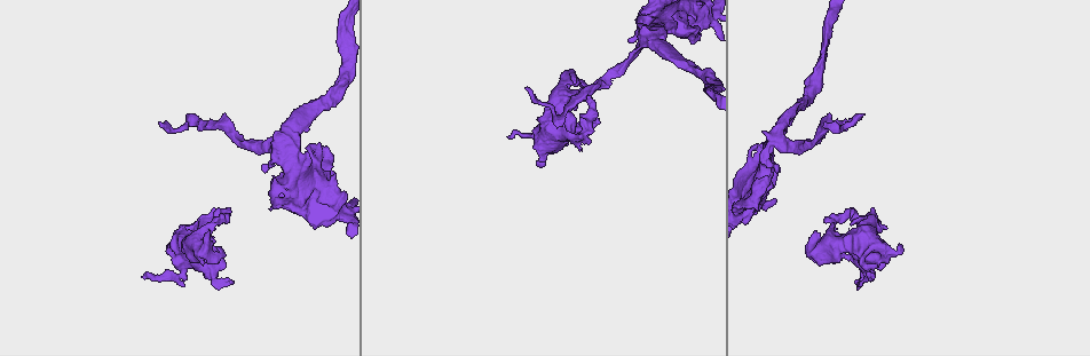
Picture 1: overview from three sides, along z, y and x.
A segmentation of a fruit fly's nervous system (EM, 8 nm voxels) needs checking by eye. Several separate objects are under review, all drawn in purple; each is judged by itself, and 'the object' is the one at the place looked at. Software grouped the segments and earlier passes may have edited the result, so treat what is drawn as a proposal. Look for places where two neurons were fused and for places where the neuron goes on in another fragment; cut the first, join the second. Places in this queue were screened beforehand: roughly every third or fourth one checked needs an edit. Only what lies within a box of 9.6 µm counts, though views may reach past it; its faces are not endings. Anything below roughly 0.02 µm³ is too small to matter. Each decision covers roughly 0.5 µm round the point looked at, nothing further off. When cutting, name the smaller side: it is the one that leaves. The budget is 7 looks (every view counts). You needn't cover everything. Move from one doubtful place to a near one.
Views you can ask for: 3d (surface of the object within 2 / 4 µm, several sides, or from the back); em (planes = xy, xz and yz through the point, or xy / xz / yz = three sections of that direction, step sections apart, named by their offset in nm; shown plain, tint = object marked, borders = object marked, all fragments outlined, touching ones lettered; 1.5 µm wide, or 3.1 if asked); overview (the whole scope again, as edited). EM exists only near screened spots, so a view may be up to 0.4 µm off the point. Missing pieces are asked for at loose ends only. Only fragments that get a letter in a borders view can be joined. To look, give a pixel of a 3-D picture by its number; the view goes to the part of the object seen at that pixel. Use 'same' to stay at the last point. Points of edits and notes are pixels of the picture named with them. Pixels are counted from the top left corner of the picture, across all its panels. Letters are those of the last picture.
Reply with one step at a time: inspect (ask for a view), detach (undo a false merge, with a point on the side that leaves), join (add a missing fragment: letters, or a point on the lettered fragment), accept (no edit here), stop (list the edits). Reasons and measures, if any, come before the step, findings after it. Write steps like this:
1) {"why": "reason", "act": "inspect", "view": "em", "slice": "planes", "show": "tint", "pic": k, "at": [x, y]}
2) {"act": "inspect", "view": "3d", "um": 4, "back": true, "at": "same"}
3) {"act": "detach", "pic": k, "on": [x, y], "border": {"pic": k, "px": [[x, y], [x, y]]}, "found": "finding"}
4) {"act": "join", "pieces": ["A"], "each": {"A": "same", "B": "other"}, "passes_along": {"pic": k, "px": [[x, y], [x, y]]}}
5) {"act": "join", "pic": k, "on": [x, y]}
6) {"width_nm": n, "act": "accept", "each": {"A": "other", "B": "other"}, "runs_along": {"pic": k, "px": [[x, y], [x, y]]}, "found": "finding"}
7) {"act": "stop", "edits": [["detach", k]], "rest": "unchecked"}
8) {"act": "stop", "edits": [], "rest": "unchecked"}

{"why": "thin end", "act": "inspect", "view": "em", "slice": "xy", "step": 8, "show": "tint", "pic": 1, "at": [874, 277]}

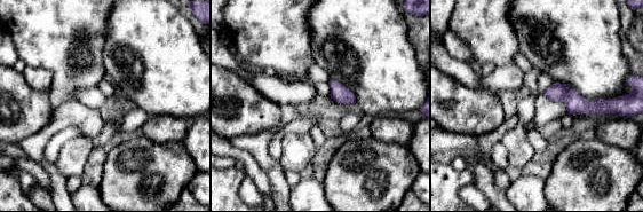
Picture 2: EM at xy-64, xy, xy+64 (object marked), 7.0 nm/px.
{"why": "another direction", "act": "inspect", "view": "em", "slice": "planes", "show": "borders", "at": "same"}

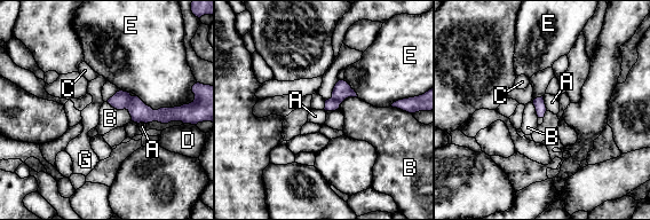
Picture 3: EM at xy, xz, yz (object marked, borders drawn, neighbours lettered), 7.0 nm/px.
{"longest_contact_nm": ["E", 340], "act": "accept", "each": {"A": "other", "B": "other", "C": "other", "D": "other", "E": "other", "G": "other"}, "runs_along": {"pic": 3, "px": [[111, 101], [172, 114]]}, "found": "none of them fits"}

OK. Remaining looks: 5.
{"why": "an open end", "act": "inspect", "view": "em", "slice": "xz", "step": 8, "show": "borders", "pic": 1, "at": [158, 122]}

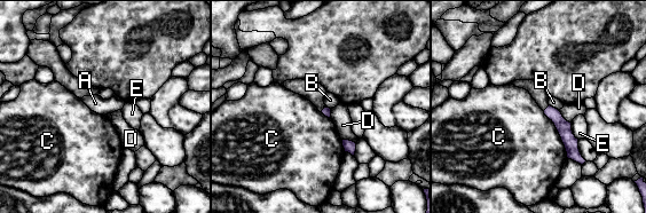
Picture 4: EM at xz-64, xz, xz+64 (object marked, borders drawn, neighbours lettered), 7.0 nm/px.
{"act": "inspect", "view": "em", "slice": "planes", "show": "borders", "at": "same"}

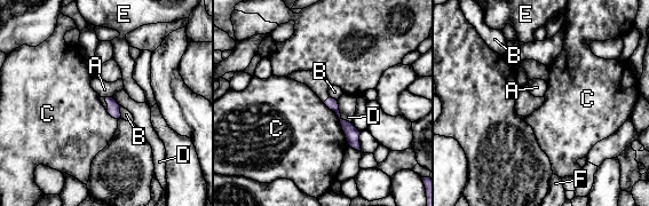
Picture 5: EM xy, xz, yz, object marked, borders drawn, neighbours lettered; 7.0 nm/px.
{"act": "accept", "each": {"A": "other", "B": "other", "C": "other", "D": "other", "E": "other", "F": "other"}, "border": {"pic": 5, "px": [[323, 103], [335, 113], [349, 145]]}, "found": "no lettered fragment goes on from it"}

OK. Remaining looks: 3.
{"why": "three arms meet", "act": "inspect", "view": "3d", "um": 2, "pic": 1, "at": [771, 140]}

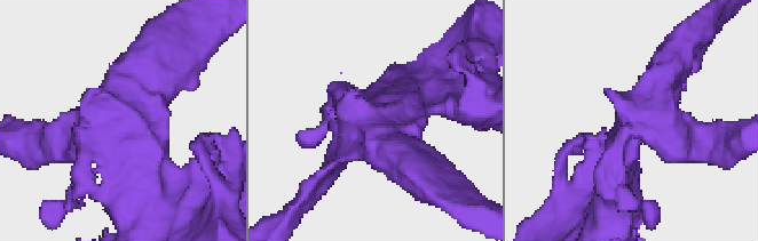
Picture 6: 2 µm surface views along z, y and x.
{"act": "inspect", "view": "em", "slice": "planes", "show": "borders", "pic": 6, "at": [122, 119]}

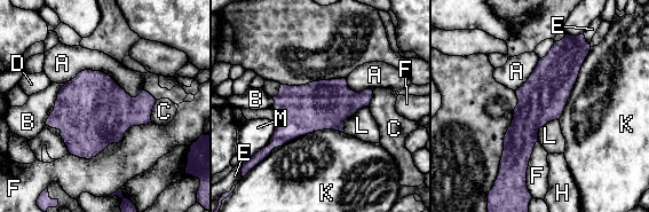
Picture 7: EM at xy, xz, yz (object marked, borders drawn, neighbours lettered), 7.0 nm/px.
{"arms": 3, "arm_widths_nm": [170, 300, 360], "act": "accept", "each": {"A": "other", "B": "other", "C": "other", "D": "other", "E": "other", "F": "other", "H": "other", "K": "other", "L": "other", "M": "other"}, "found": "continuous, no second neuron"}

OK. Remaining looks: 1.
{"act": "stop", "edits": [], "rest": "unchecked"}

